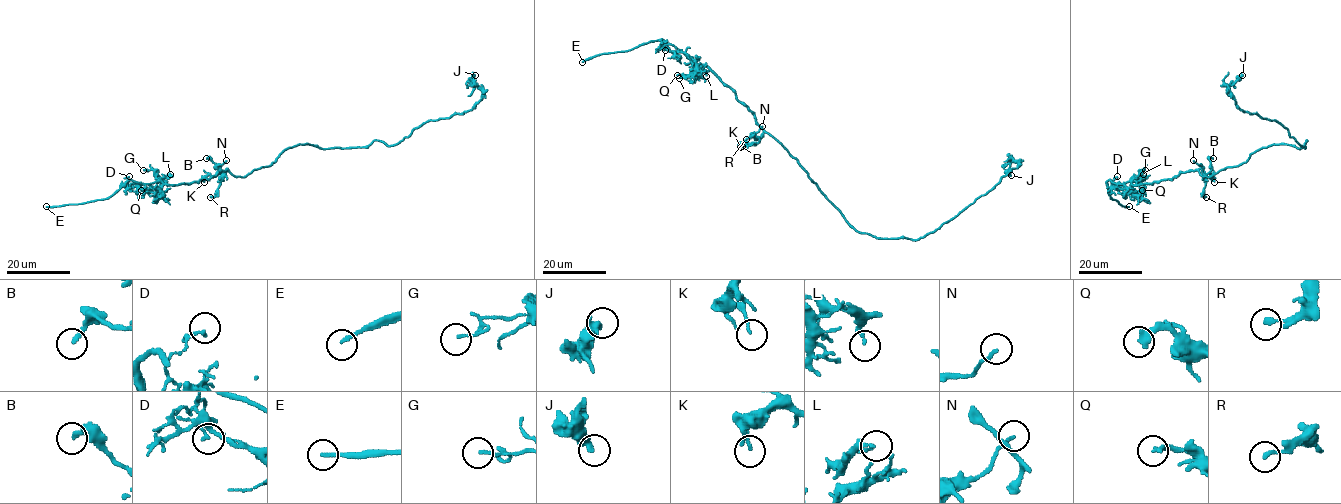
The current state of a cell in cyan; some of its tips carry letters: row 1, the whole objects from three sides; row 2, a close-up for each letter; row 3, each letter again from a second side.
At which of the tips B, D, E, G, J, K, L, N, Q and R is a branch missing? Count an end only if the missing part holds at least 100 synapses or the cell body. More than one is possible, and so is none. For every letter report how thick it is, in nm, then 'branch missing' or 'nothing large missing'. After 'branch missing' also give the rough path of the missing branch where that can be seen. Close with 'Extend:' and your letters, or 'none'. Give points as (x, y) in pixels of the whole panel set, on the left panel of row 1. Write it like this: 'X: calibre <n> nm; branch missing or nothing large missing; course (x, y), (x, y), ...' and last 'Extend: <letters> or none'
B: calibre 200 nm; nothing large missing
D: calibre 110 nm; nothing large missing
E: calibre 170 nm; branch missing
G: calibre 130 nm; nothing large missing
J: calibre 360 nm; nothing large missing
K: calibre 140 nm; nothing large missing
L: calibre 200 nm; nothing large missing
N: calibre 180 nm; nothing large missing
Q: calibre 280 nm; nothing large missing
R: calibre 240 nm; nothing large missing
Extend: E

